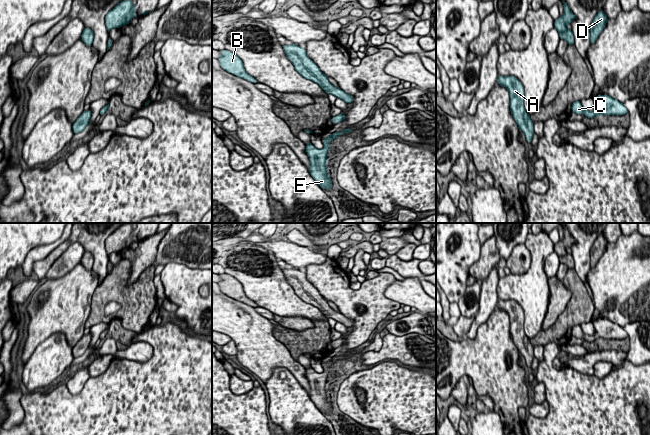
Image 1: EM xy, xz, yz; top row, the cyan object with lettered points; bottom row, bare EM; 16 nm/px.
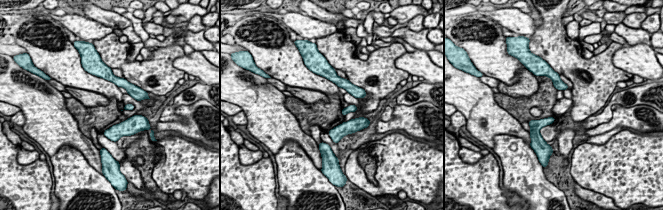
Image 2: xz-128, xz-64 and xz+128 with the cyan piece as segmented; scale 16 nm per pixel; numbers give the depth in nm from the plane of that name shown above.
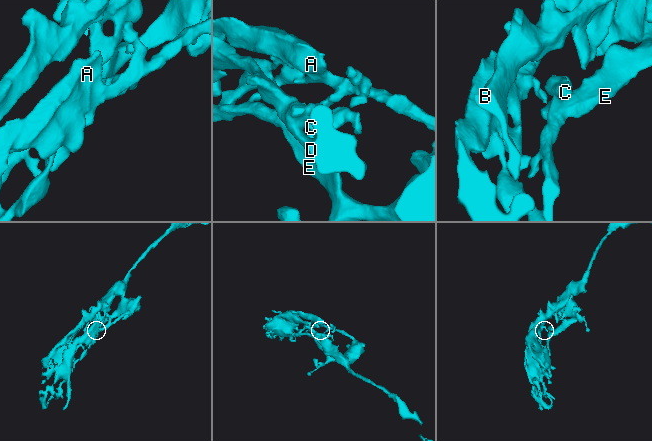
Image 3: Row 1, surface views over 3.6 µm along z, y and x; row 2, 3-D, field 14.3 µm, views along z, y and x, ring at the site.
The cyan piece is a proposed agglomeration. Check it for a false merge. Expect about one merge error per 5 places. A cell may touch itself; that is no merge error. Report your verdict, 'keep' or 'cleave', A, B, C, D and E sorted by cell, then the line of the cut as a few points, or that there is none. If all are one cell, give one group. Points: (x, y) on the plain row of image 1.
keep; A B C D E; no cut

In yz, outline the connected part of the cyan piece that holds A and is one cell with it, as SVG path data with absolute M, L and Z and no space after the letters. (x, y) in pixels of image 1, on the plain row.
M498 300L497 307L508 313L510 320L510 335L518 349L518 352L525 358L528 367L532 366L534 359L534 347L530 338L524 332L524 311L514 300Z

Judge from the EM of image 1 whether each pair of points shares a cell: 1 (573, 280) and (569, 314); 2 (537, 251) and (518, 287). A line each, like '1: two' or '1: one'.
1: one
2: one

